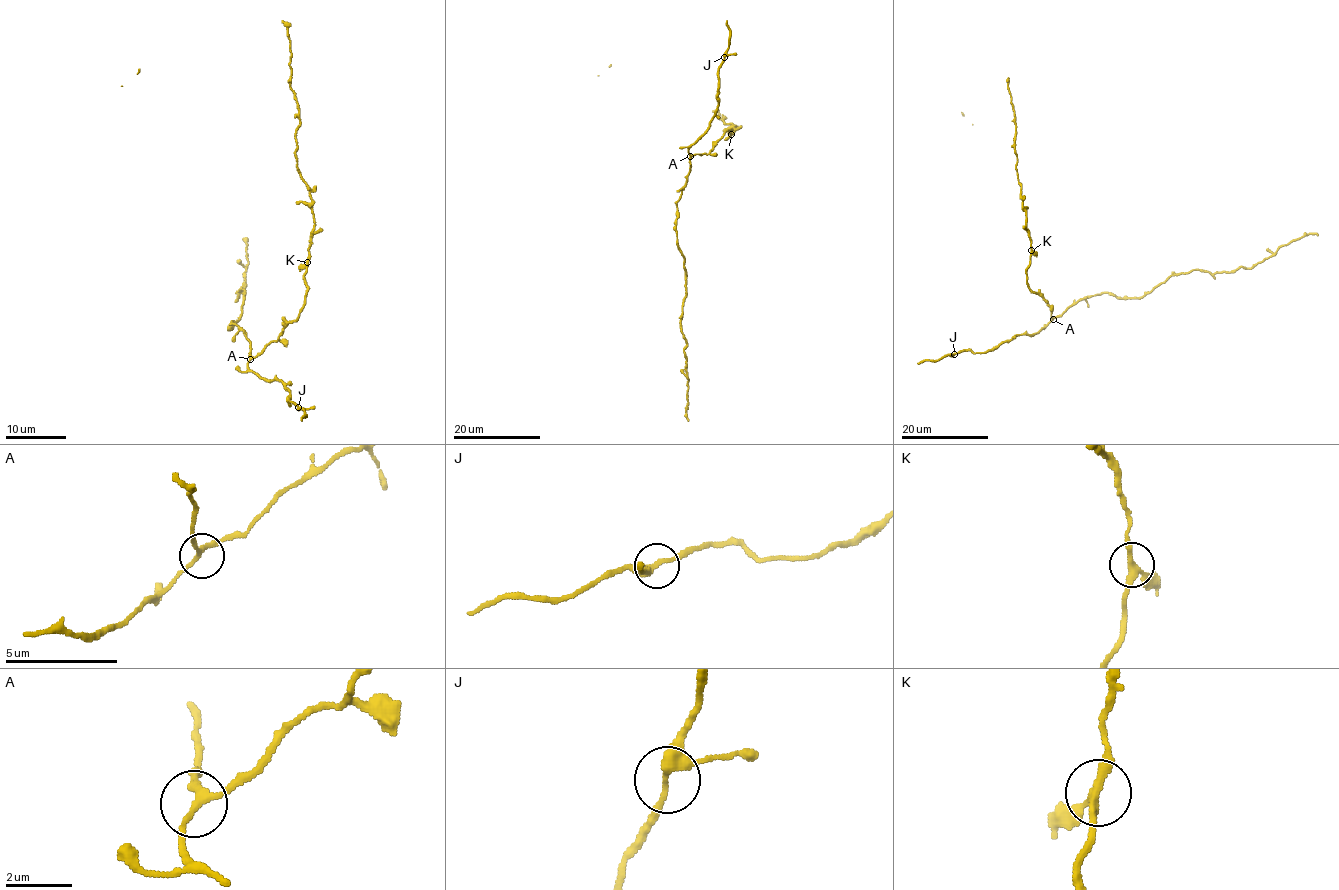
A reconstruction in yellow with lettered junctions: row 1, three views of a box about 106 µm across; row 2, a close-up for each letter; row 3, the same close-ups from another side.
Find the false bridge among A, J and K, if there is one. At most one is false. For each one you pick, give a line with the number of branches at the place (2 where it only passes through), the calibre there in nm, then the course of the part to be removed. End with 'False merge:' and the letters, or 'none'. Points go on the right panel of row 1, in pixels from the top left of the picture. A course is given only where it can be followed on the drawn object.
False merge: none

